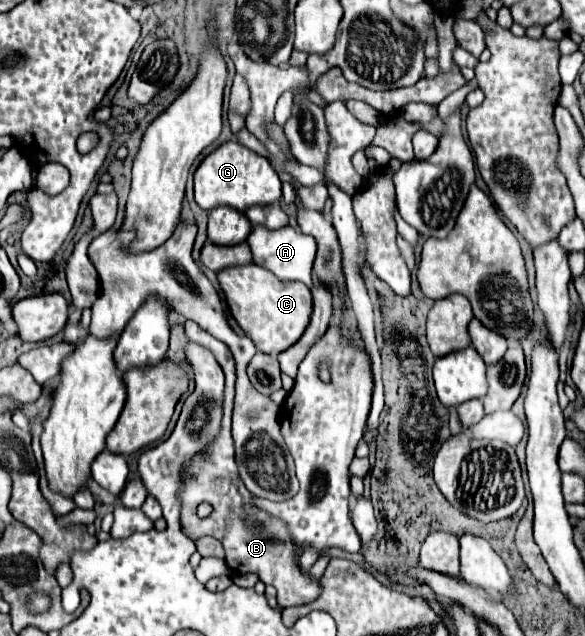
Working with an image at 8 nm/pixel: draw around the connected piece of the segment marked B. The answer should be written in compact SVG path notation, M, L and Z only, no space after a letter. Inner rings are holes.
M187 320L185 332L187 332L187 338L191 342L207 346L215 354L217 362L221 364L221 368L225 372L225 392L223 392L223 420L221 420L219 436L215 438L213 444L203 448L189 462L189 468L185 468L185 474L181 474L183 486L179 490L179 500L181 500L183 532L189 538L199 538L199 536L217 538L225 548L227 566L235 574L237 574L237 570L239 570L239 574L253 572L253 574L259 576L259 580L263 584L275 586L277 602L279 602L281 608L309 604L319 596L321 586L317 582L313 582L309 576L301 574L297 562L293 560L293 544L291 544L291 538L287 534L285 524L277 518L267 516L265 512L255 512L253 508L249 508L251 494L243 486L239 472L237 472L237 466L235 466L235 452L233 452L233 440L231 440L231 412L233 412L233 396L235 396L235 362L233 362L233 356L223 342L213 338L209 332L201 330L201 326L197 326L195 322ZM201 502L207 502L207 504L213 506L213 512L205 520L197 518L197 506Z

